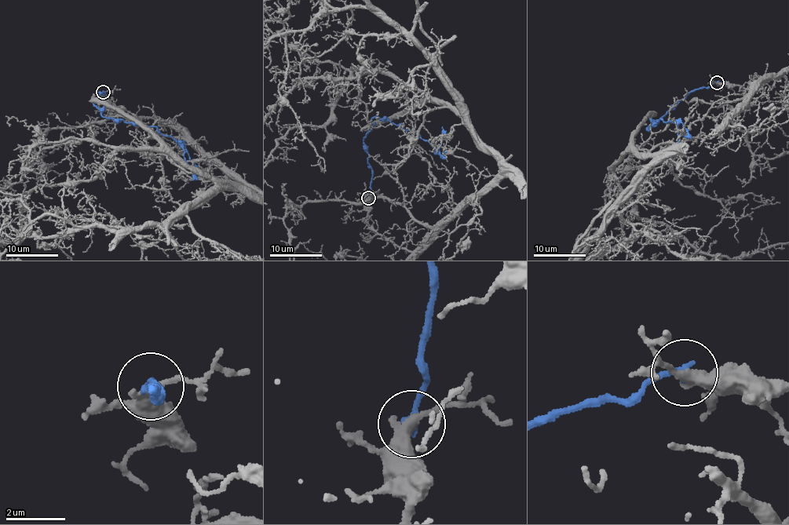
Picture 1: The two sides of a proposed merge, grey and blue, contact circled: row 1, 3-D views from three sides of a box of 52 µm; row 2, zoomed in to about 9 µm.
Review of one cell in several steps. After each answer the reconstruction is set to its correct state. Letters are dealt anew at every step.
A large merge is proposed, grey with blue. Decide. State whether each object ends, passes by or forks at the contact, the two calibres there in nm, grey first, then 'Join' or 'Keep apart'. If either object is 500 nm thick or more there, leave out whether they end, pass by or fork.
At the ring grey passes by. At the ring blue ends. Thickness 340 nm (grey) against 240 nm. Keep apart

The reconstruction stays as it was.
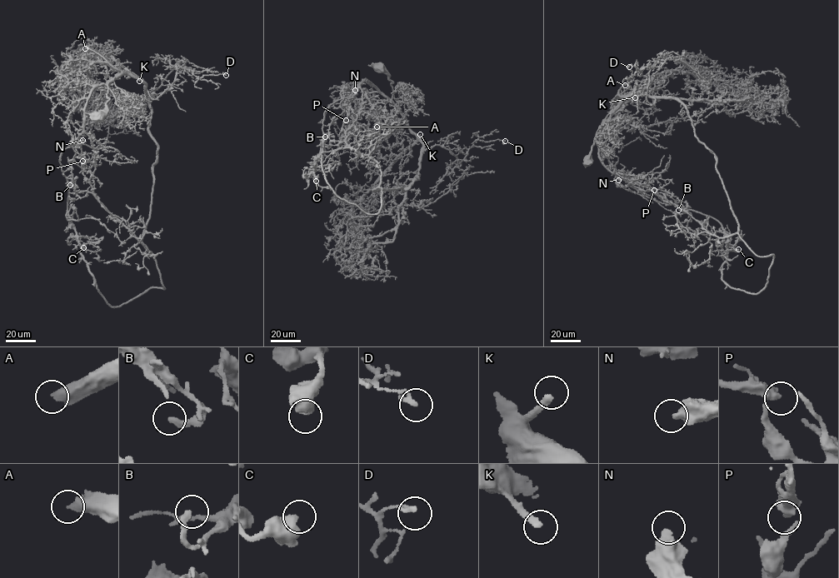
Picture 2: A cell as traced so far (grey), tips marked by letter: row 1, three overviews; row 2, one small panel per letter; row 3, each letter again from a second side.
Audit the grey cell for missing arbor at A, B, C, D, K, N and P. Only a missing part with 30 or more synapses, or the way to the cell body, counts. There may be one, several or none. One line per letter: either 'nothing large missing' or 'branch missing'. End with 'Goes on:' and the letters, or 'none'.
A: branch missing
B: nothing large missing
C: nothing large missing
D: nothing large missing
K: branch missing
N: nothing large missing
P: branch missing
Goes on: A, K, P

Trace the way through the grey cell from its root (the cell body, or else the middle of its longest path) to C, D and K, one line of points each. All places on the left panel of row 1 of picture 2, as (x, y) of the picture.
C: (98, 116), (109, 100), (103, 84), (88, 99), (78, 143), (59, 159), (67, 217), (83, 247)
D: (98, 116), (109, 100), (108, 82), (122, 74), (141, 80), (153, 99), (182, 67), (197, 77), (226, 75)
K: (98, 116), (99, 118), (102, 117), (109, 100), (108, 82), (124, 73), (139, 81)

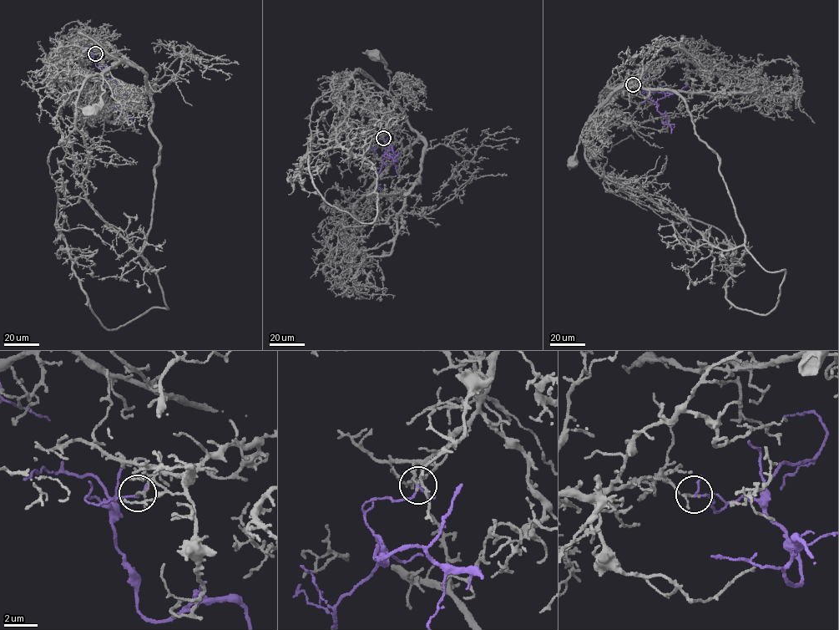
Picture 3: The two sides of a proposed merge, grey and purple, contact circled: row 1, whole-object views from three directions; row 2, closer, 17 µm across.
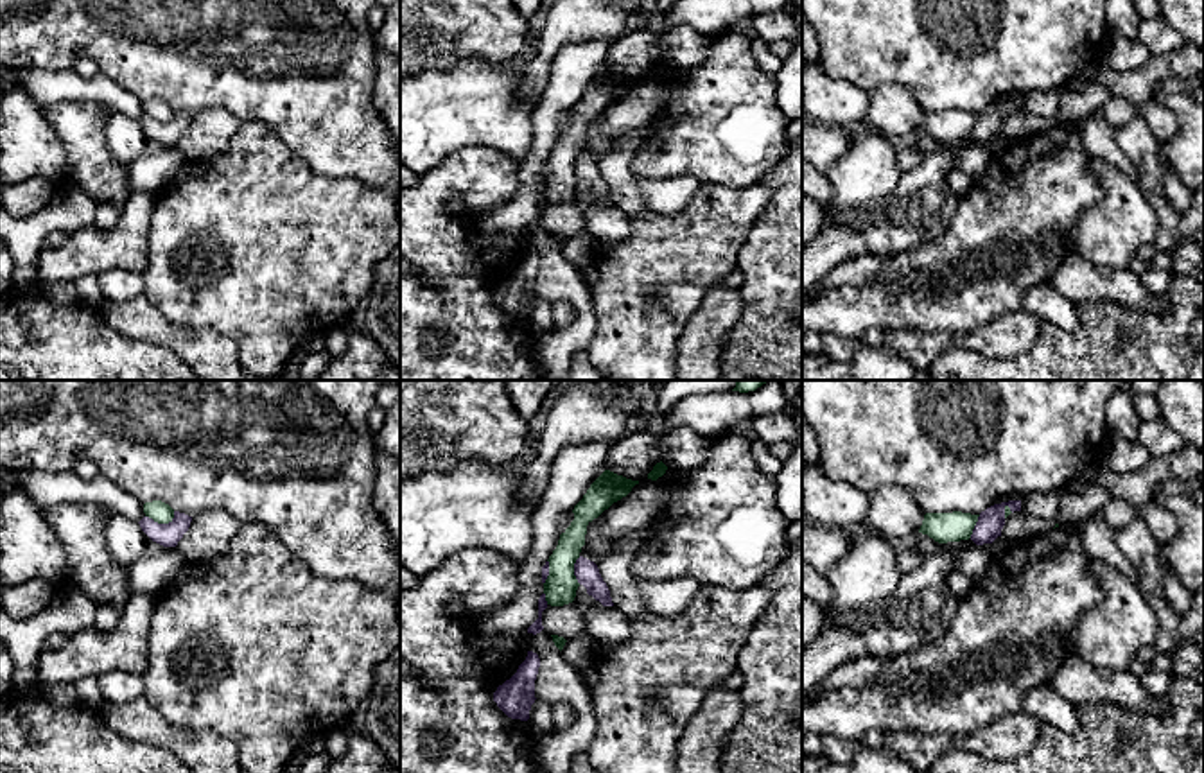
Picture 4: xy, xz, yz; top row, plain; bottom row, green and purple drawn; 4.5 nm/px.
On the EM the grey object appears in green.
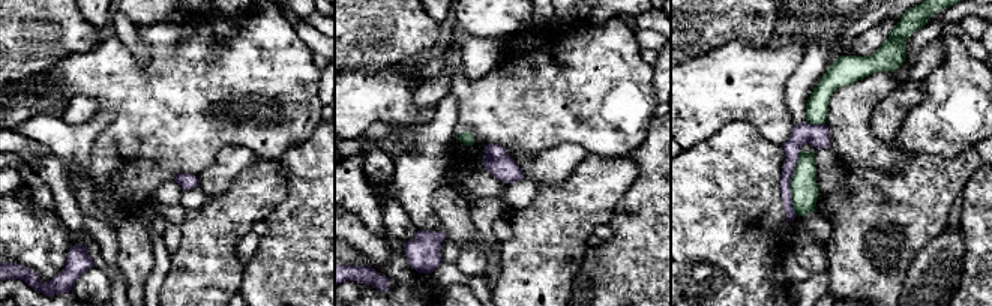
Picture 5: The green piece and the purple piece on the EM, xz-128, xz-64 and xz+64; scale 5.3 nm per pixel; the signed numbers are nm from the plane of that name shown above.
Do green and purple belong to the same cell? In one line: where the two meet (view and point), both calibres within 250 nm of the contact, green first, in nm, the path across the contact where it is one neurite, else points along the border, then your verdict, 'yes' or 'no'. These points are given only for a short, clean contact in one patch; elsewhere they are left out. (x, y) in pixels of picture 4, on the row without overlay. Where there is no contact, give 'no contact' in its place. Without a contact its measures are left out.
meets green in xy at (162, 121); 90 nm thick on the green side, 110 nm on the other; border along xy (174, 110), (167, 121), (155, 121), (146, 113); no

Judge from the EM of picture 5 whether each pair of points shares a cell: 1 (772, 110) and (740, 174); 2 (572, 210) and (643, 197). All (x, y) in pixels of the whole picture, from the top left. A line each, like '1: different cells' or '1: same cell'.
1: different cells
2: different cells

